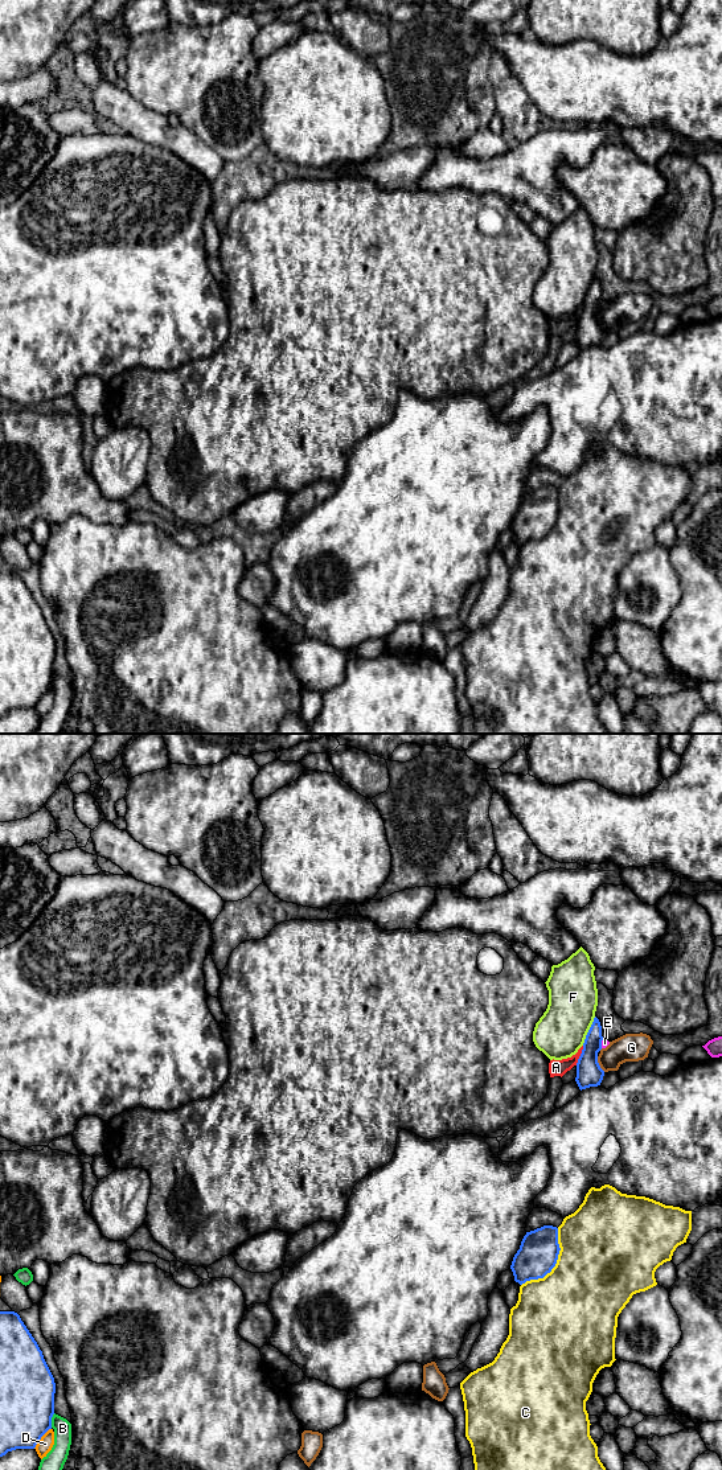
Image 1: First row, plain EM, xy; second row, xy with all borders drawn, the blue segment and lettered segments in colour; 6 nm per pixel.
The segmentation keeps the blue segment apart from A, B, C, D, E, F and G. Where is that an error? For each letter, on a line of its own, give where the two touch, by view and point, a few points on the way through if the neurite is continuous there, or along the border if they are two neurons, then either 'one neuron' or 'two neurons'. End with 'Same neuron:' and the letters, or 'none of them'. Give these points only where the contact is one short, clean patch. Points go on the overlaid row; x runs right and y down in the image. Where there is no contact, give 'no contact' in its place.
A: meets blue in xy at (581, 1055); two neurons
B: meets blue in xy at (50, 1420); two neurons
C: meets blue in xy at (556, 1263); two neurons
D: meets blue in xy at (40, 1438); two neurons
E: meets blue in xy at (601, 1043); border along xy (603, 1039), (601, 1047); two neurons
F: meets blue in xy at (589, 1031); two neurons
G: meets blue in xy at (598, 1064); two neurons
Same neuron: none of them

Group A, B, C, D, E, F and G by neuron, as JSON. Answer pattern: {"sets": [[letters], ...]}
{"sets": [["A"], ["B"], ["C"], ["D"], ["E"], ["F"], ["G"]]}

